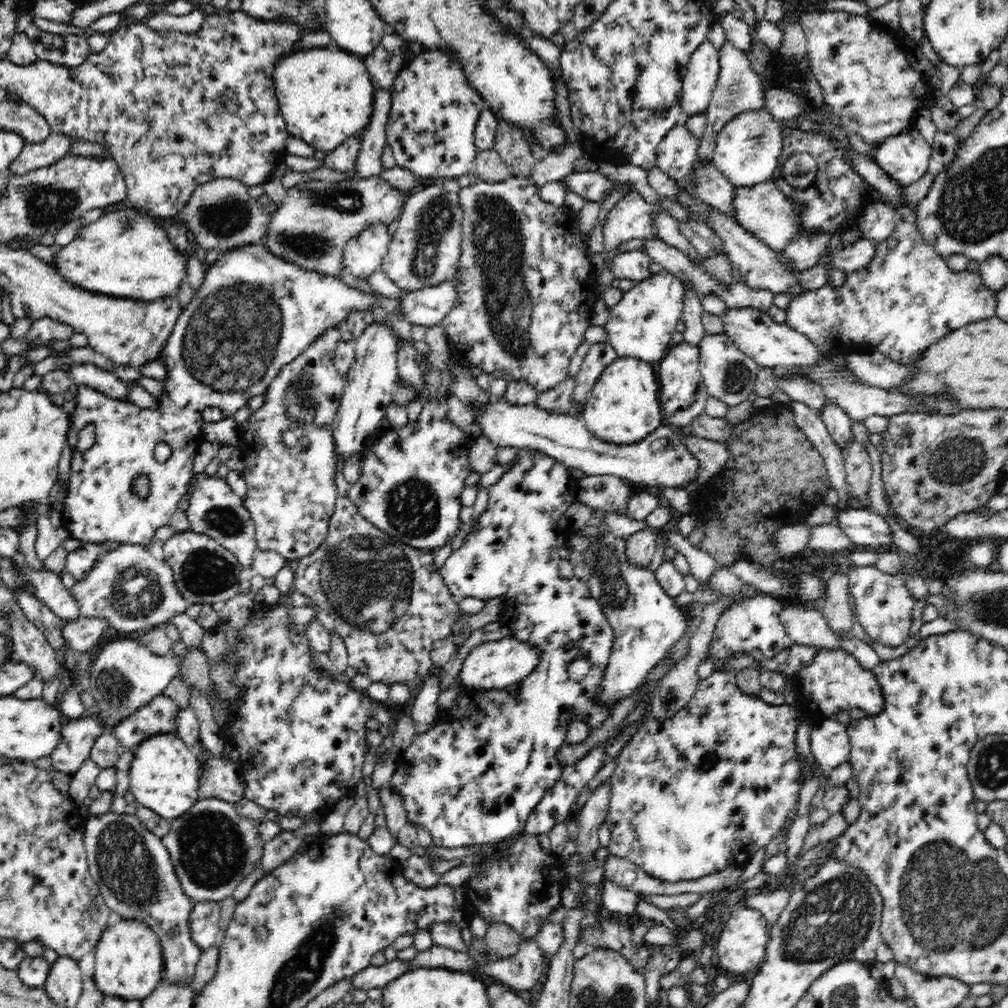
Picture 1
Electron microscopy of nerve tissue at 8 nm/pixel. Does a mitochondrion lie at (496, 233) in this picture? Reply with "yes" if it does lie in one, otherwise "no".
yes

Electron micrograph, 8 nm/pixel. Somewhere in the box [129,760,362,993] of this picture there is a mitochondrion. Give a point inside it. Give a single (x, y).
(212, 848)

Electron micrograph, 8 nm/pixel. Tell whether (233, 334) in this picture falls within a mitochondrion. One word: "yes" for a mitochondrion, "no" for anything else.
yes

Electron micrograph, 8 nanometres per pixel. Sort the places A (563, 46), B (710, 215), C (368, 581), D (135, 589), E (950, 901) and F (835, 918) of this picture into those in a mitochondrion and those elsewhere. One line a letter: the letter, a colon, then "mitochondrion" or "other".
A: other
B: other
C: mitochondrion
D: mitochondrion
E: mitochondrion
F: mitochondrion

